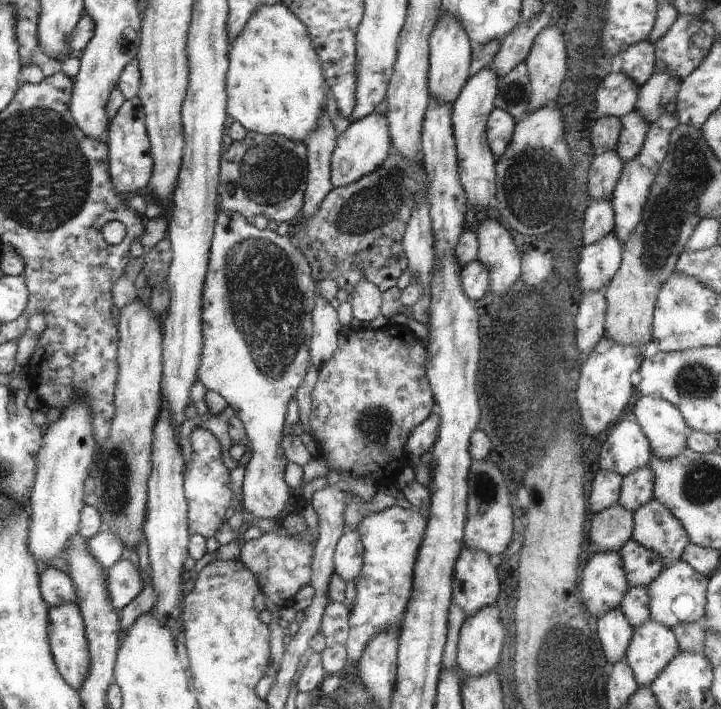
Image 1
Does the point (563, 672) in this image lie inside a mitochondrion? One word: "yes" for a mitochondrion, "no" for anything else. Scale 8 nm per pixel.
yes

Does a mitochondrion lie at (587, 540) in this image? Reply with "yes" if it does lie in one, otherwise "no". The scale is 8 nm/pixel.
no

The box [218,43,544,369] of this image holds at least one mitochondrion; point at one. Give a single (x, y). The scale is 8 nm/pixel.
(271, 176)

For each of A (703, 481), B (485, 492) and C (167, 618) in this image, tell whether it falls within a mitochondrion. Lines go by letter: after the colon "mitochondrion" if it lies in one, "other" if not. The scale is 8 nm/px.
A: mitochondrion
B: mitochondrion
C: other

